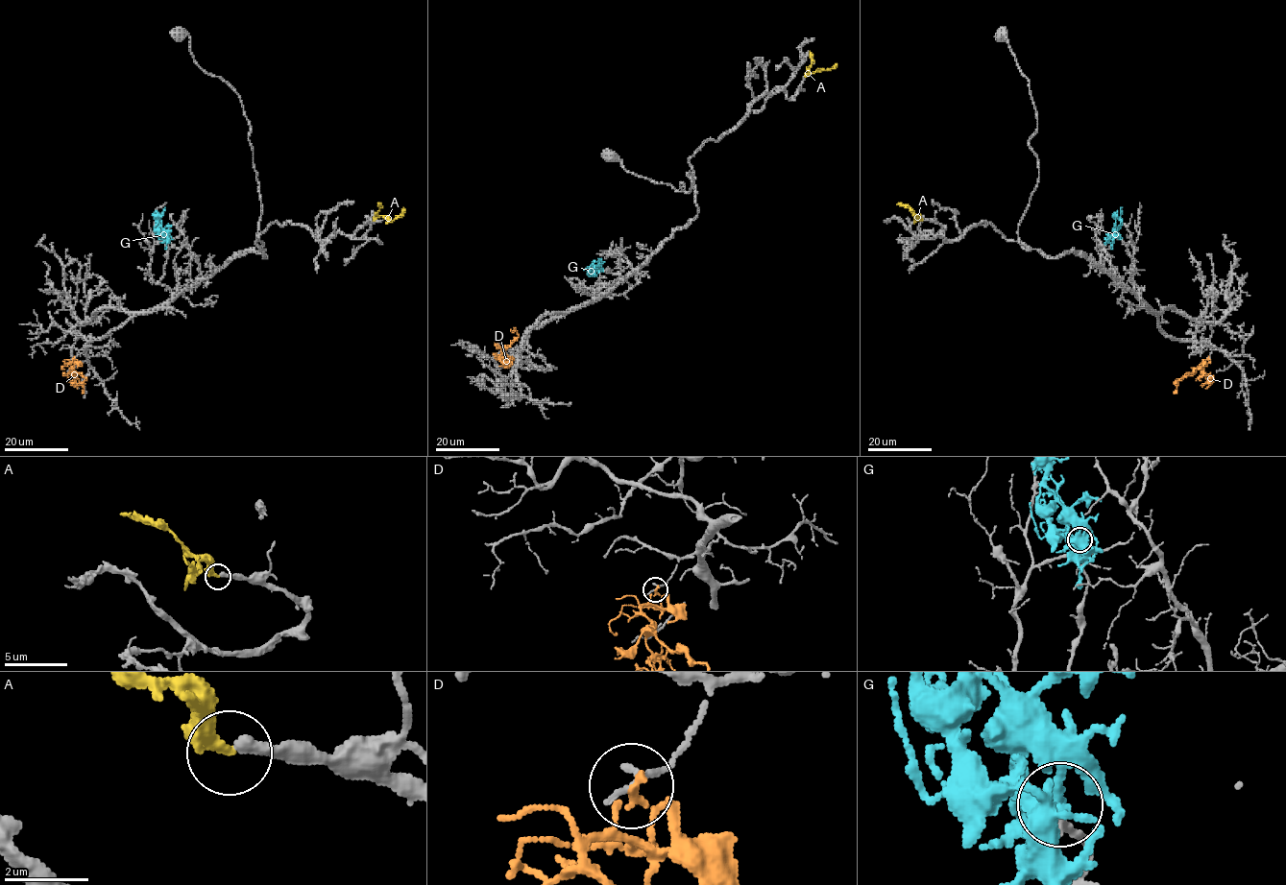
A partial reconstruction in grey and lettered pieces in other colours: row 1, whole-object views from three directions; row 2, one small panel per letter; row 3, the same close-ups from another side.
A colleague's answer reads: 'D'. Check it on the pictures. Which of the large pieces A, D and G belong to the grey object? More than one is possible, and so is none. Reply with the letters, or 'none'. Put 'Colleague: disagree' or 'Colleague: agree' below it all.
A
Colleague: disagree

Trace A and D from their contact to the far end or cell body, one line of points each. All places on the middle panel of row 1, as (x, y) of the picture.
A: (804, 76), (830, 69), (836, 64)
D: (505, 362), (501, 356), (504, 349), (518, 337), (515, 327)

